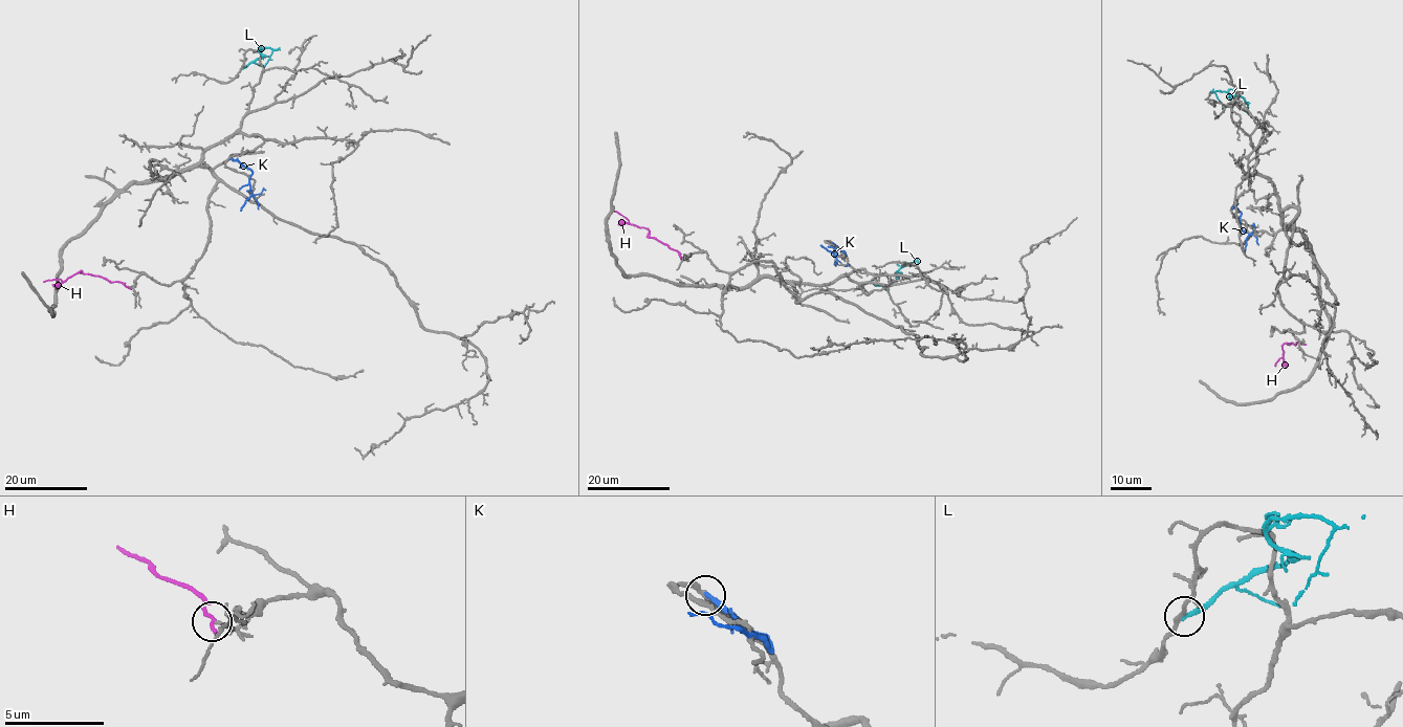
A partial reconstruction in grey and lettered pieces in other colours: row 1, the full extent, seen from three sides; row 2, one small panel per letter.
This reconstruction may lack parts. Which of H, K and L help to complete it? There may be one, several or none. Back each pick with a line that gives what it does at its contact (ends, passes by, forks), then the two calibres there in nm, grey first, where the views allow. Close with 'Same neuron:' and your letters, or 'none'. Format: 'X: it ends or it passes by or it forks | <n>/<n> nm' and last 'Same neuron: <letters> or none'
H: it passes by | 110/160 nm
Same neuron: H

